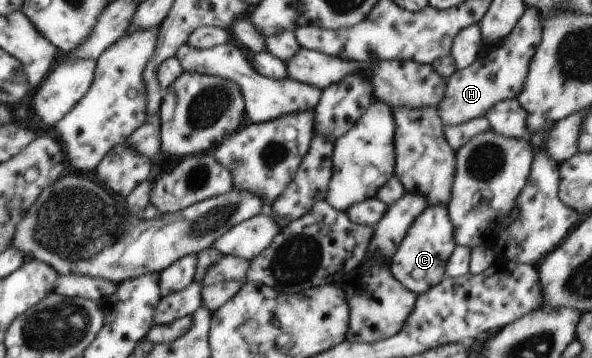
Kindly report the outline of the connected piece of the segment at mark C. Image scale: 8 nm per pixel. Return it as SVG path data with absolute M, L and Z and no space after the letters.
M448 206L427 207L413 220L388 268L402 286L419 297L446 277L447 260L457 246Z

